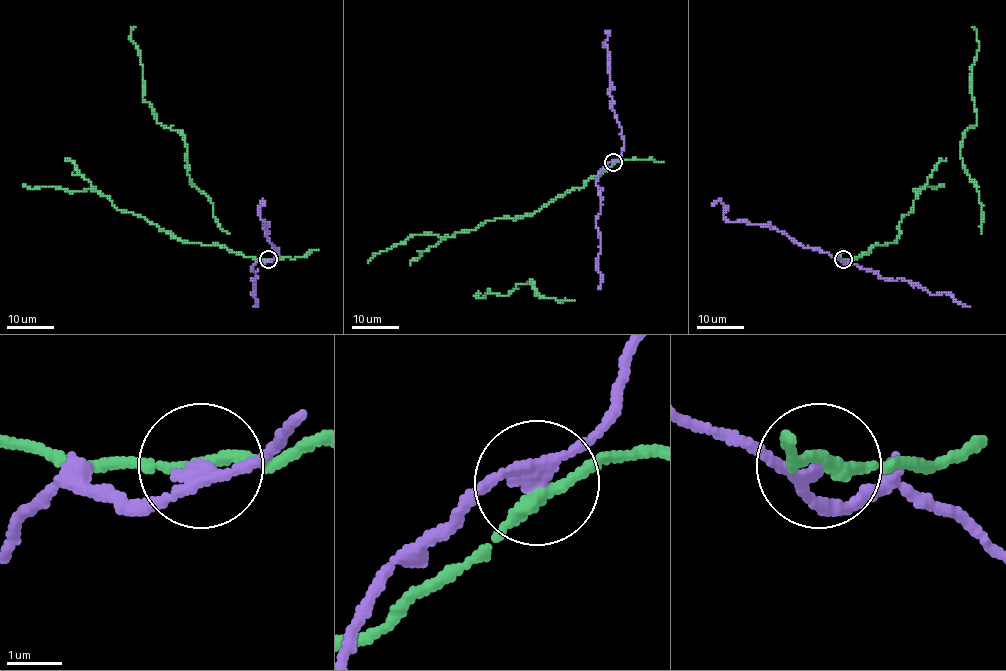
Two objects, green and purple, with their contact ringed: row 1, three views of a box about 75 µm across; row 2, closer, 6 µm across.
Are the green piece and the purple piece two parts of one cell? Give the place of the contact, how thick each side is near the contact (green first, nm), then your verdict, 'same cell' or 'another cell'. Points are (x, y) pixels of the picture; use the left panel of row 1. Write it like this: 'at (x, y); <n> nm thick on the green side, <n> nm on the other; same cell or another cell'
at (268, 259); 220 nm thick on the green side, 190 nm on the other; same cell

